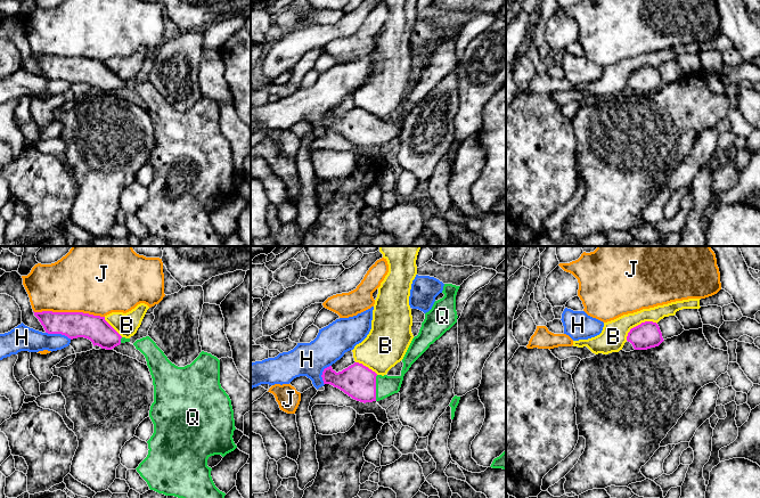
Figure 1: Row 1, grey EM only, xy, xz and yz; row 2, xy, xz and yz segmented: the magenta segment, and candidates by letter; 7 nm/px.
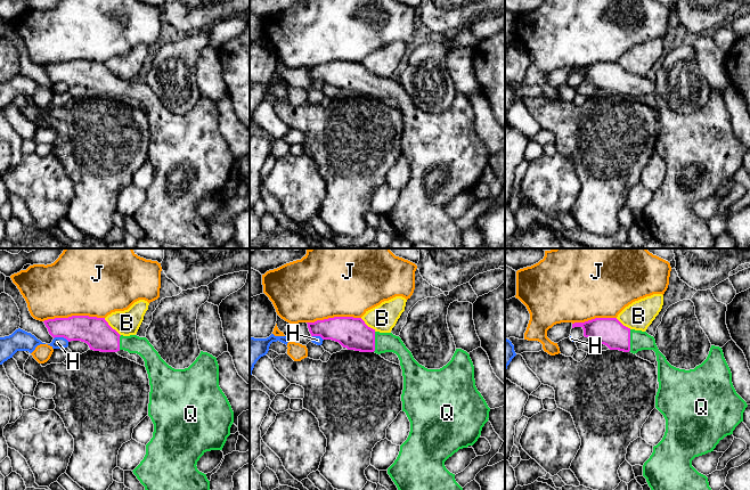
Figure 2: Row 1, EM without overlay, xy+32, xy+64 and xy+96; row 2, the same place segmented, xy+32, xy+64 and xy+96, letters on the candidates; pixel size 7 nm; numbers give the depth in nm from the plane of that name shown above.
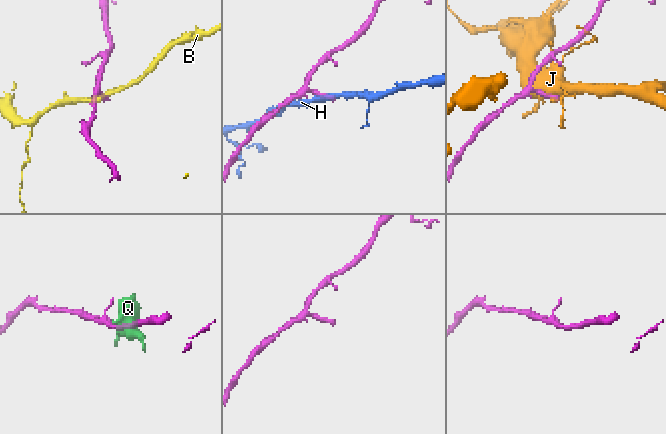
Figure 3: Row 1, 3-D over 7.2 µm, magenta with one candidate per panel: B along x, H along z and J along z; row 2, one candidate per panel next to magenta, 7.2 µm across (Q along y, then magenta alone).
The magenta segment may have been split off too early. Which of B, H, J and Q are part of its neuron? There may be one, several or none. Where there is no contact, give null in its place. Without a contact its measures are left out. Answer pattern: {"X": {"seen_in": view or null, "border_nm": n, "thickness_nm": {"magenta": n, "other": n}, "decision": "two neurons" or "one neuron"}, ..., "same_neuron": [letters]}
{"B": {"seen_in": "yz", "border_nm": 260, "thickness_nm": {"magenta": 190, "other": 190}, "decision": "two neurons"}, "H": {"seen_in": "xy", "border_nm": 190, "thickness_nm": {"magenta": 190, "other": 180}, "decision": "two neurons"}, "J": {"seen_in": "xy", "border_nm": 500, "thickness_nm": {"magenta": 190, "other": 420}, "decision": "two neurons"}, "Q": {"seen_in": "xz", "border_nm": 180, "thickness_nm": {"magenta": 240, "other": 140}, "decision": "one neuron"}, "same_neuron": ["Q"]}

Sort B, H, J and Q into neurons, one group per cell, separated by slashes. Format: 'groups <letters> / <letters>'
groups B / H / J / Q

